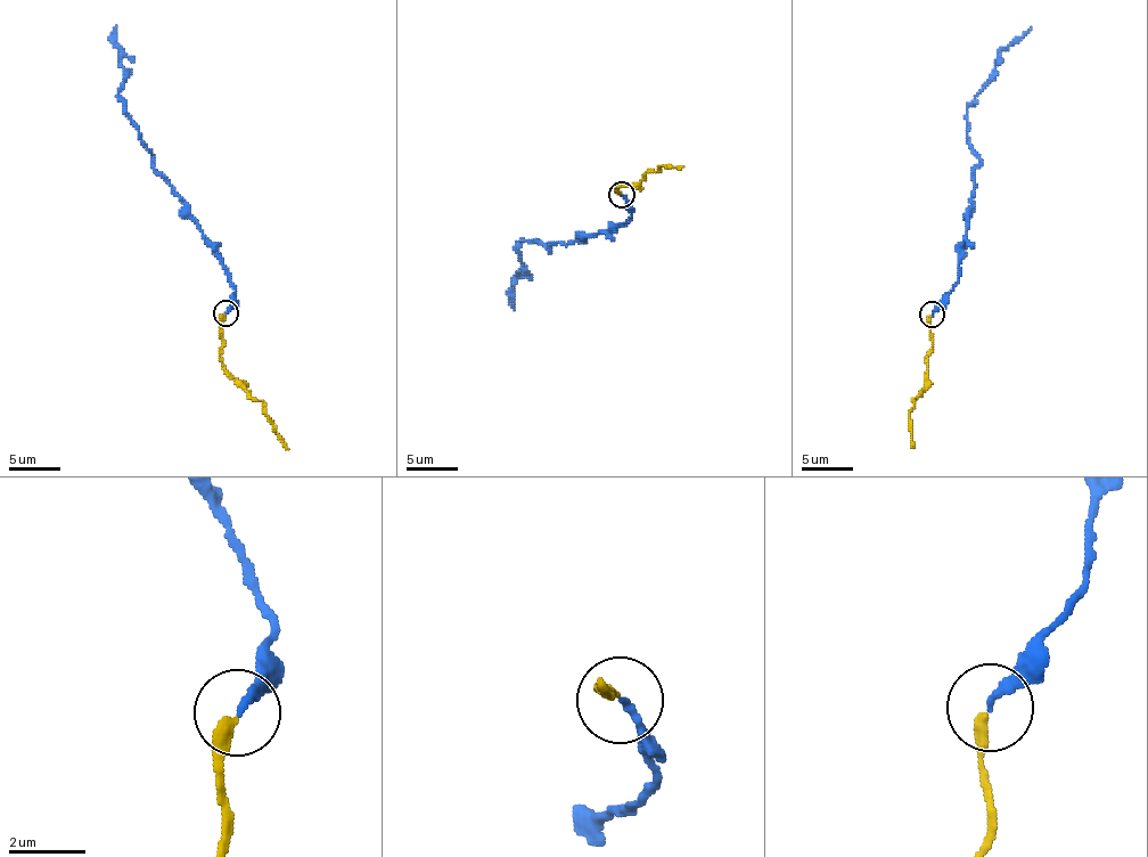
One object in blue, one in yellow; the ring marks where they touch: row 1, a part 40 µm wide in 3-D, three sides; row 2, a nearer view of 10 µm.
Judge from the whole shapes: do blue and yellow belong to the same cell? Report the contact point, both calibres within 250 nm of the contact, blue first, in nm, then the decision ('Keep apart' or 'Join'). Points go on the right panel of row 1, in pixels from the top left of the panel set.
Place: (932, 313). Thickness 200 nm (blue) against 280 nm. Join

